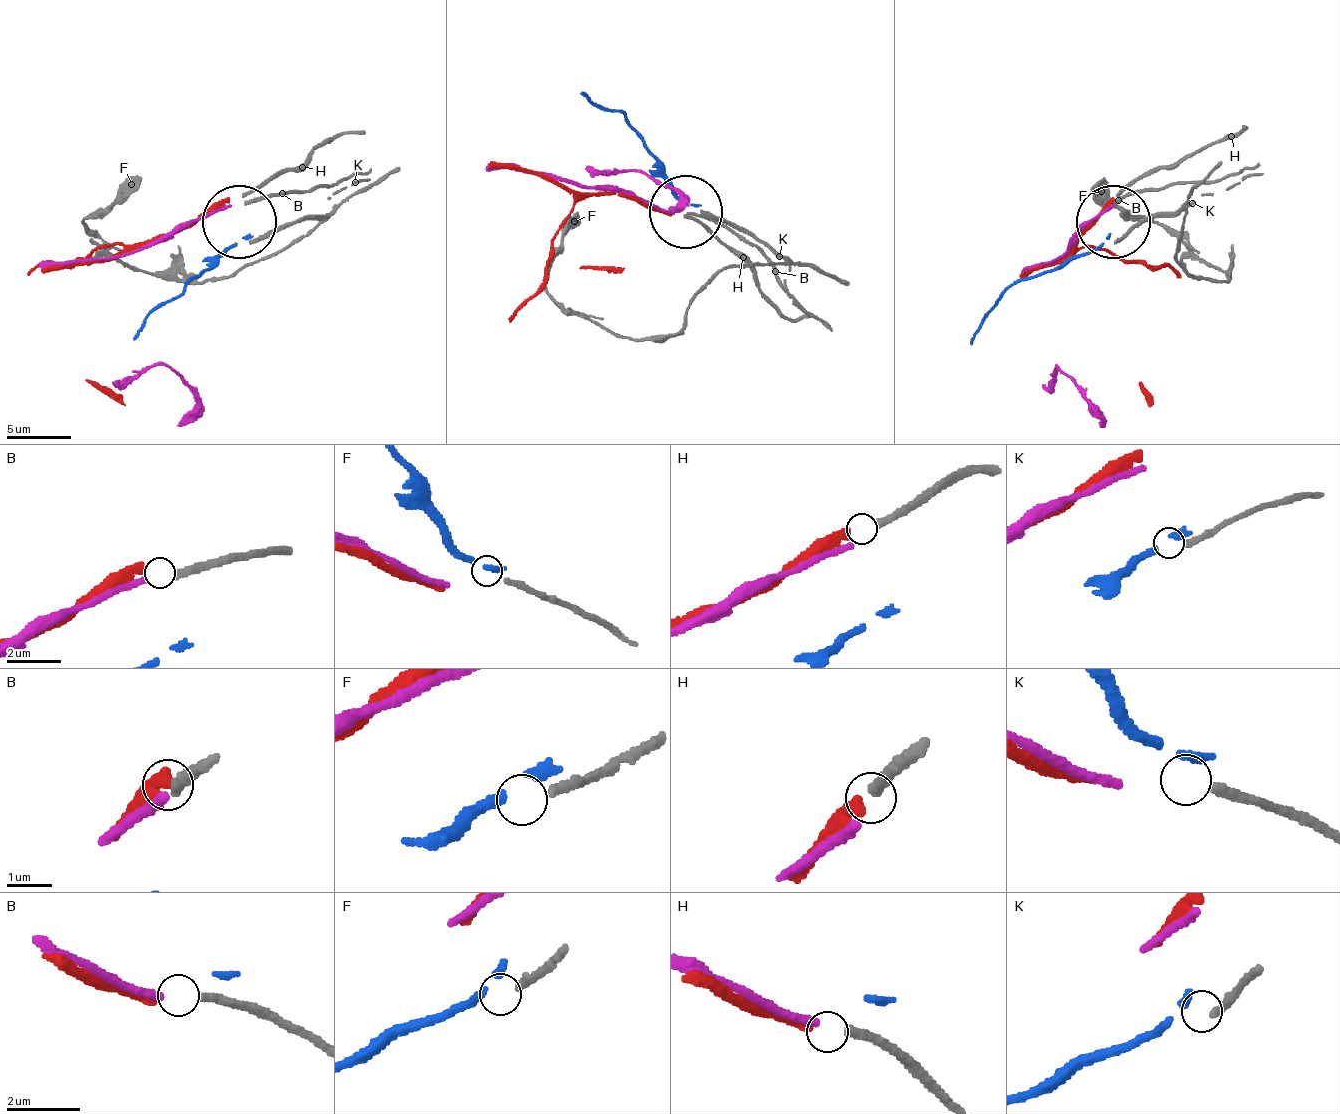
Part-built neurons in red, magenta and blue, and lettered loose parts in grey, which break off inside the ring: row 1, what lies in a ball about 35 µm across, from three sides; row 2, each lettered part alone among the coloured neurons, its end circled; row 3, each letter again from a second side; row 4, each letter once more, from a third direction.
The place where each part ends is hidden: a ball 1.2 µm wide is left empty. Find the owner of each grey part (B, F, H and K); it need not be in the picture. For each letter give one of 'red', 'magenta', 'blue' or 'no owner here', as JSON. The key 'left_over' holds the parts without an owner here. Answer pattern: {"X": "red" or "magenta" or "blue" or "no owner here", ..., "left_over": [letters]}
{"B": "magenta", "F": "no owner here", "H": "red", "K": "no owner here", "left_over": ["F", "K"]}

